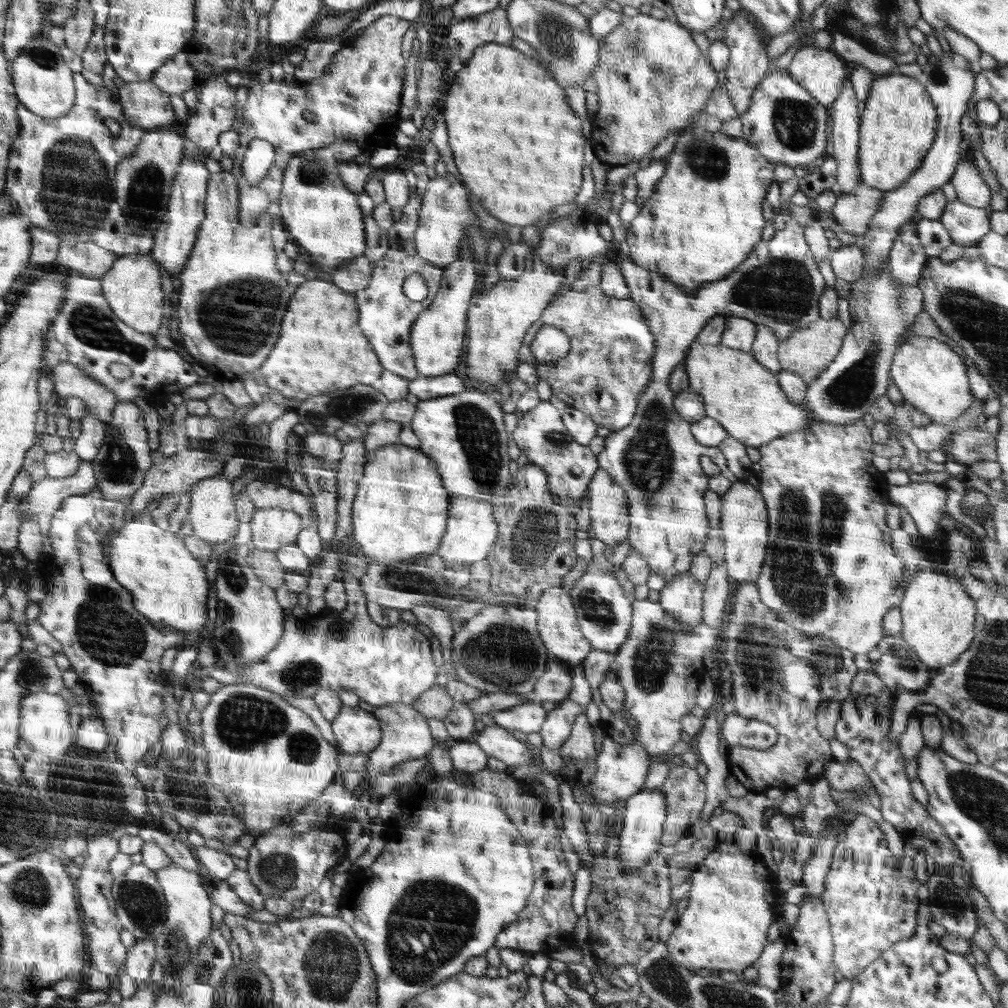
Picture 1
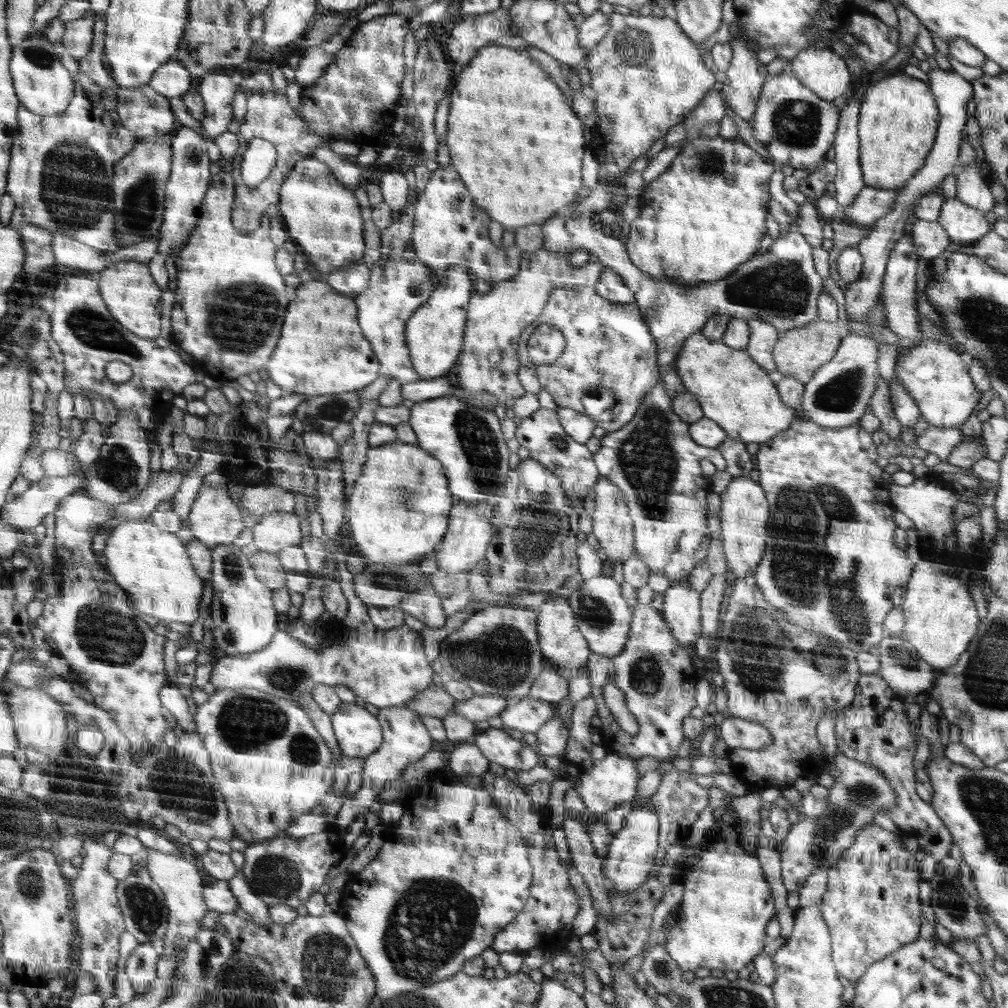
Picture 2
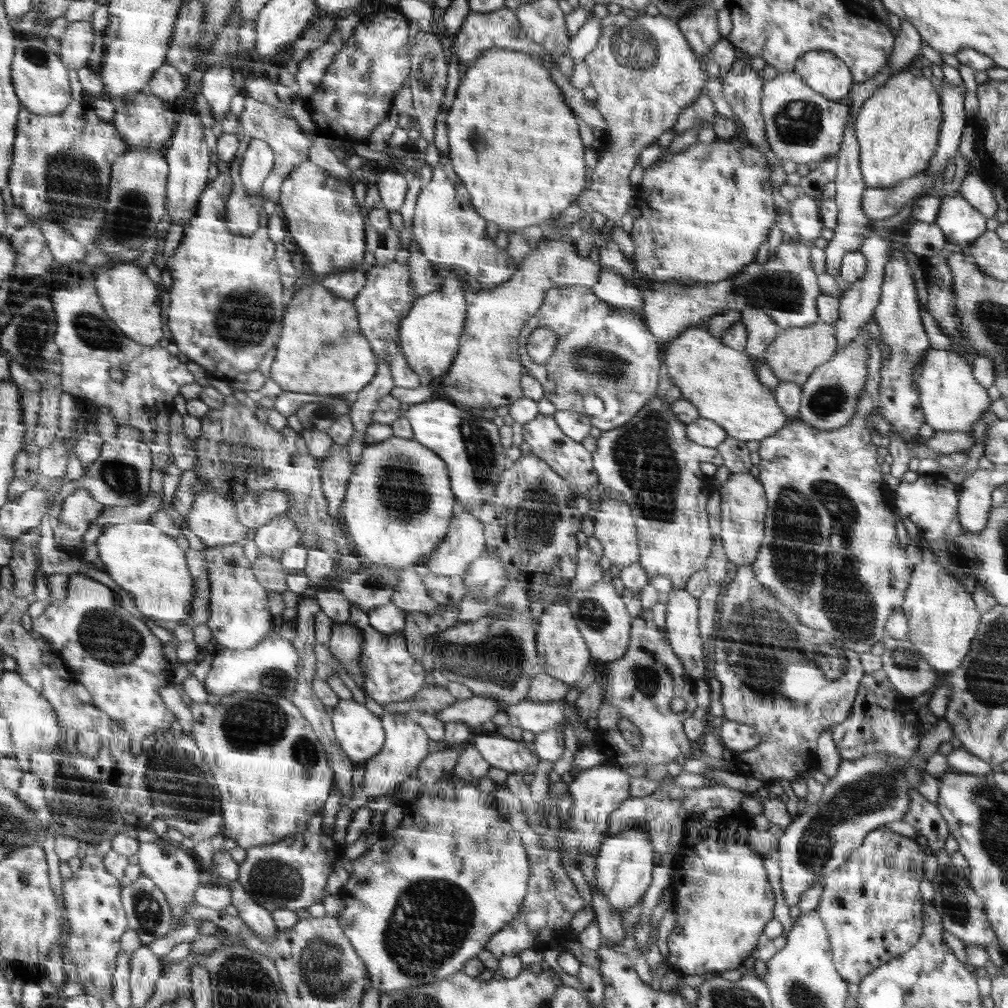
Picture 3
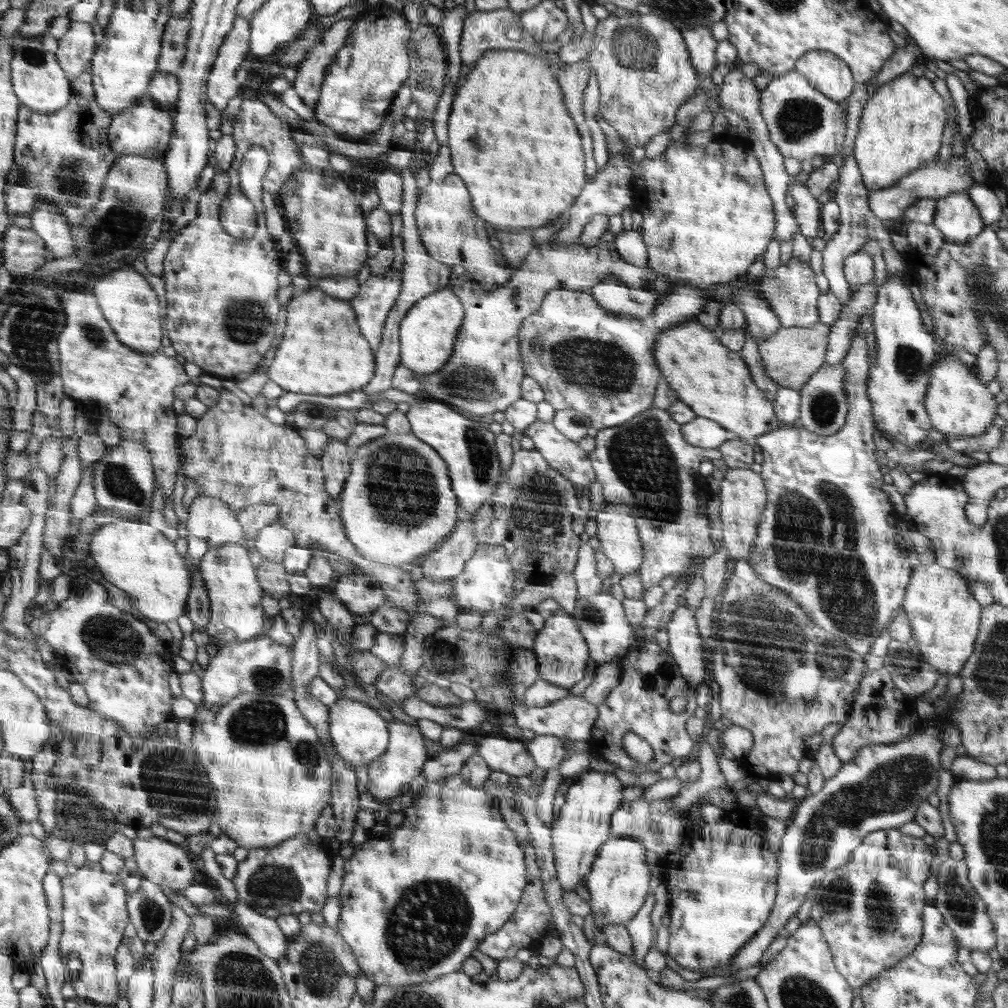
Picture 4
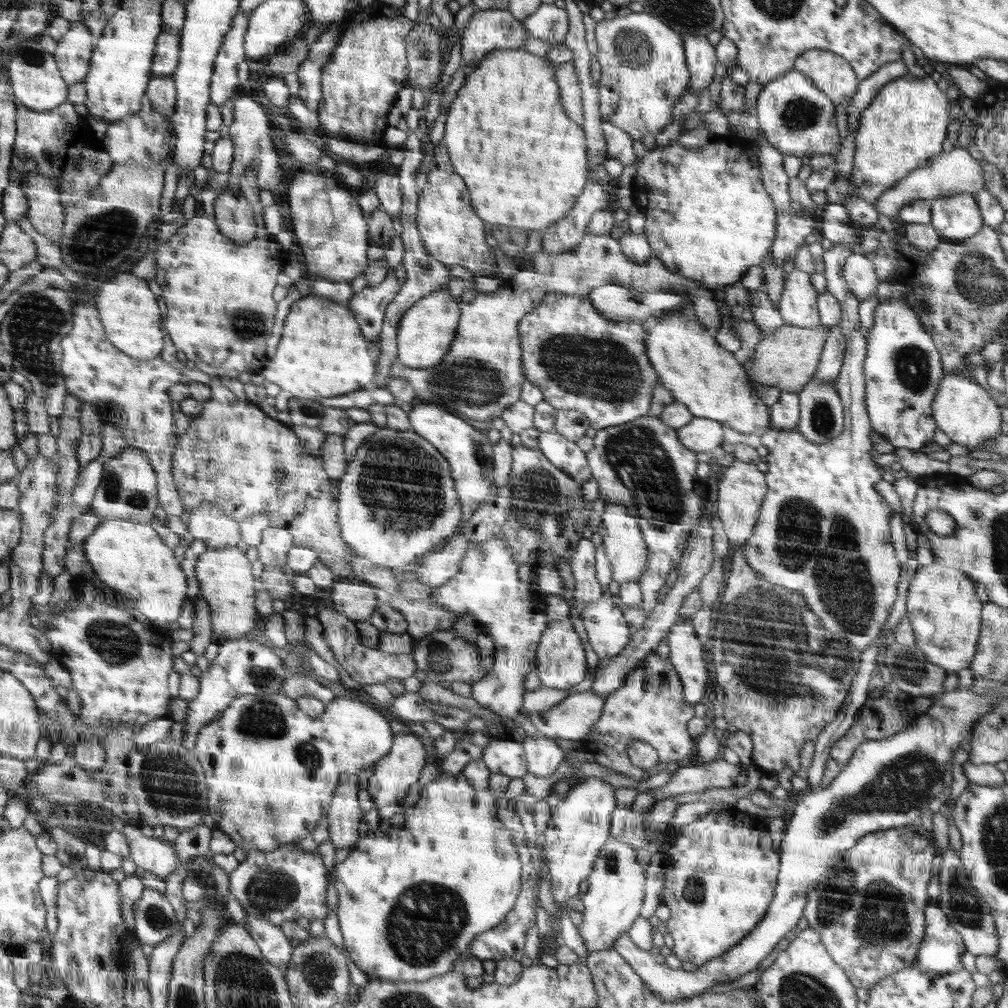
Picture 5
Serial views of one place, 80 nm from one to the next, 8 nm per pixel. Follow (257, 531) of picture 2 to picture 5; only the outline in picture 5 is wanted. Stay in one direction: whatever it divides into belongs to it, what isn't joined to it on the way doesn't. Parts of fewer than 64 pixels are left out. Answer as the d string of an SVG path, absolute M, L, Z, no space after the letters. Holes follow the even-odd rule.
M270 526L262 531L258 543L258 560L264 565L283 567L287 564L287 552L292 548L293 536L285 528Z

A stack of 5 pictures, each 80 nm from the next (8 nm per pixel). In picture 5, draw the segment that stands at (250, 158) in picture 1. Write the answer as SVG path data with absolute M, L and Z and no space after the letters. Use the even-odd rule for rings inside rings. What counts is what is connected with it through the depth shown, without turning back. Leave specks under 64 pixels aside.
M246 170L239 179L239 189L250 202L257 222L255 237L247 243L236 244L226 235L222 235L215 222L214 201L220 194L230 188L228 173L214 173L203 181L195 190L196 215L178 228L177 232L158 247L156 251L156 282L162 289L162 303L166 304L168 313L164 326L177 350L182 350L187 360L192 360L198 370L211 376L229 376L238 378L242 372L258 374L258 370L266 364L266 336L274 324L276 304L272 300L272 292L276 286L276 276L282 272L282 264L278 264L270 256L270 236L264 230L263 206L261 205L260 187L254 170Z

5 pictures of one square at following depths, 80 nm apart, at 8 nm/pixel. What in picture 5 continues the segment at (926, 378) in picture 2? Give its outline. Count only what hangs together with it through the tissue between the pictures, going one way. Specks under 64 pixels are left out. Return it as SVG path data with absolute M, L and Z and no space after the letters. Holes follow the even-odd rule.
M944 373L940 379L936 396L931 404L932 416L942 432L951 442L966 446L969 450L981 449L988 441L1001 433L1001 409L996 400L975 380L956 373Z

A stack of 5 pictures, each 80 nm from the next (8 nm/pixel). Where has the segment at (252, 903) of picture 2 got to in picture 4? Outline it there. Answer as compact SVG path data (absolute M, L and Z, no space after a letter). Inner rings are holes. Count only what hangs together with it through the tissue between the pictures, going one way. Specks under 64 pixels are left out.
M239 896L235 902L233 914L239 921L240 928L244 929L265 954L278 961L284 956L287 945L287 936L279 924L273 918L248 908L242 897Z

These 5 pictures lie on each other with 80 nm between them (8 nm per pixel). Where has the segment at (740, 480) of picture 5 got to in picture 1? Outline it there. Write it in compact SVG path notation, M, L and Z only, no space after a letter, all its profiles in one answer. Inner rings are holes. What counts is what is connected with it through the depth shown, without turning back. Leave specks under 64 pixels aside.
M745 479L735 480L733 485L721 495L721 517L719 526L723 530L724 552L723 562L727 566L727 574L740 581L759 579L766 556L768 538L768 516L762 492L750 485Z

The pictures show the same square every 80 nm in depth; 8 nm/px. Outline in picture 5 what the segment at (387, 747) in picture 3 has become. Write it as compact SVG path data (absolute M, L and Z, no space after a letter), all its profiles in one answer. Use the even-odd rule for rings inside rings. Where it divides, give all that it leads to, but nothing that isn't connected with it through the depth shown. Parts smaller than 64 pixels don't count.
M412 734L396 735L392 750L388 751L387 756L384 756L384 759L376 764L376 768L368 780L367 791L374 801L374 808L390 806L396 804L398 800L402 800L408 794L408 788L418 780L424 766L426 766L426 750L422 748L420 740Z

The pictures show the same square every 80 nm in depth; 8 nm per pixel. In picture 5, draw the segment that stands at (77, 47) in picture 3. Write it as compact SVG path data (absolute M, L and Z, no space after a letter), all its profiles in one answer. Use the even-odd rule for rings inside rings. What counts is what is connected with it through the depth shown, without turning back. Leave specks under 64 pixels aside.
M76 22L57 40L53 54L68 86L79 83L87 75L95 47L92 40L92 33L83 22Z

